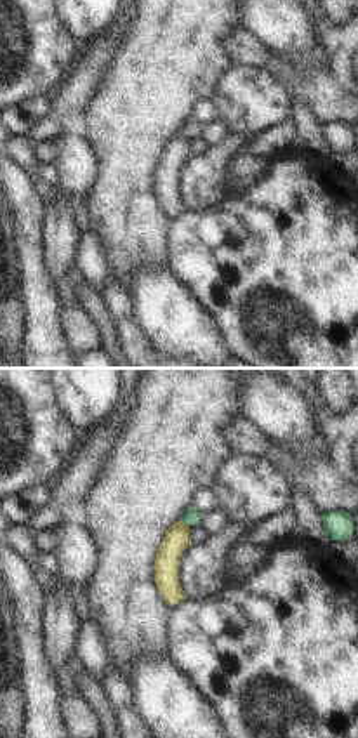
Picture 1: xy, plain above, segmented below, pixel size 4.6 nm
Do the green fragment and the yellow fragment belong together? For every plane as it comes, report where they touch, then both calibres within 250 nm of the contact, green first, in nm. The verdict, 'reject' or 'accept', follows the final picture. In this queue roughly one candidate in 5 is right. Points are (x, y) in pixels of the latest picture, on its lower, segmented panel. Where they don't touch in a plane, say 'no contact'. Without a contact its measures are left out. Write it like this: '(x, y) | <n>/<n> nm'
(185, 523) | 80/120 nm

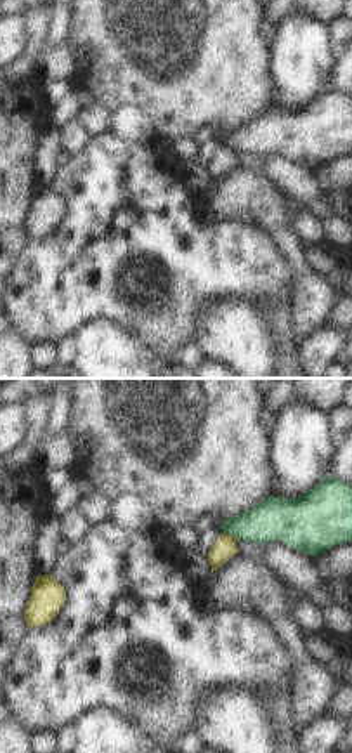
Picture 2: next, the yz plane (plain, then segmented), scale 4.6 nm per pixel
(231, 533) | 200/100 nm

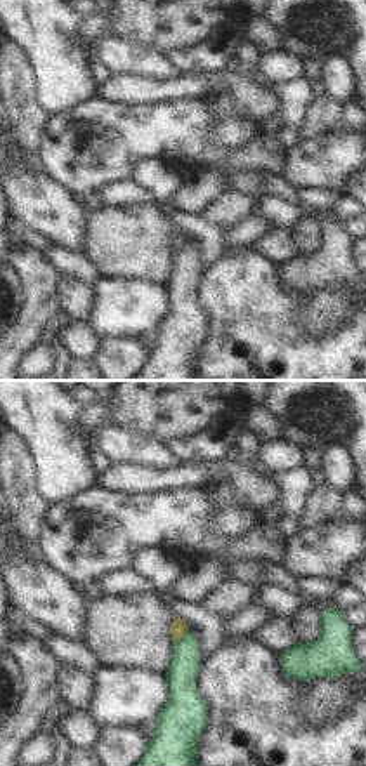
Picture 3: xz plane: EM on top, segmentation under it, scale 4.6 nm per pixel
(184, 634) | 140/70 nm

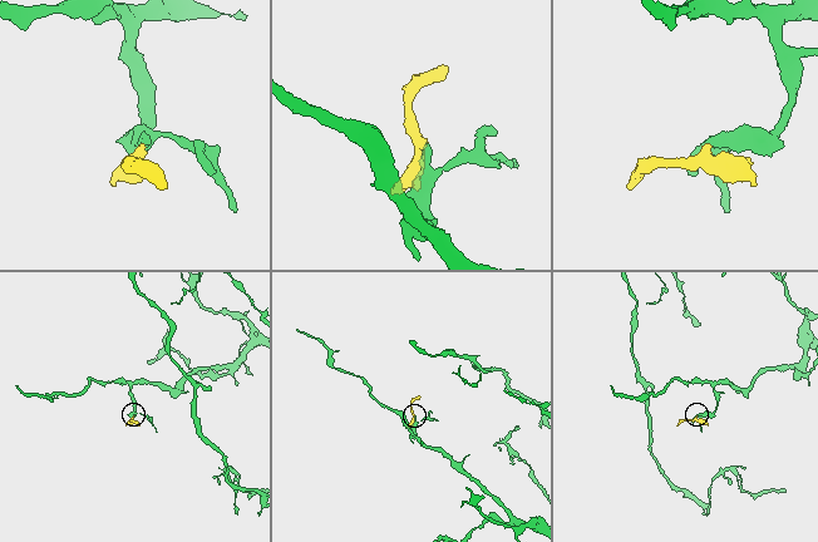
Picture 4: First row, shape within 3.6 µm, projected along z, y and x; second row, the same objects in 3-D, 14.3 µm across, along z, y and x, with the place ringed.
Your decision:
reject

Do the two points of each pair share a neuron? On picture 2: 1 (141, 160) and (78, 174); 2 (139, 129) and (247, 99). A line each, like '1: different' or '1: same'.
1: same
2: different

